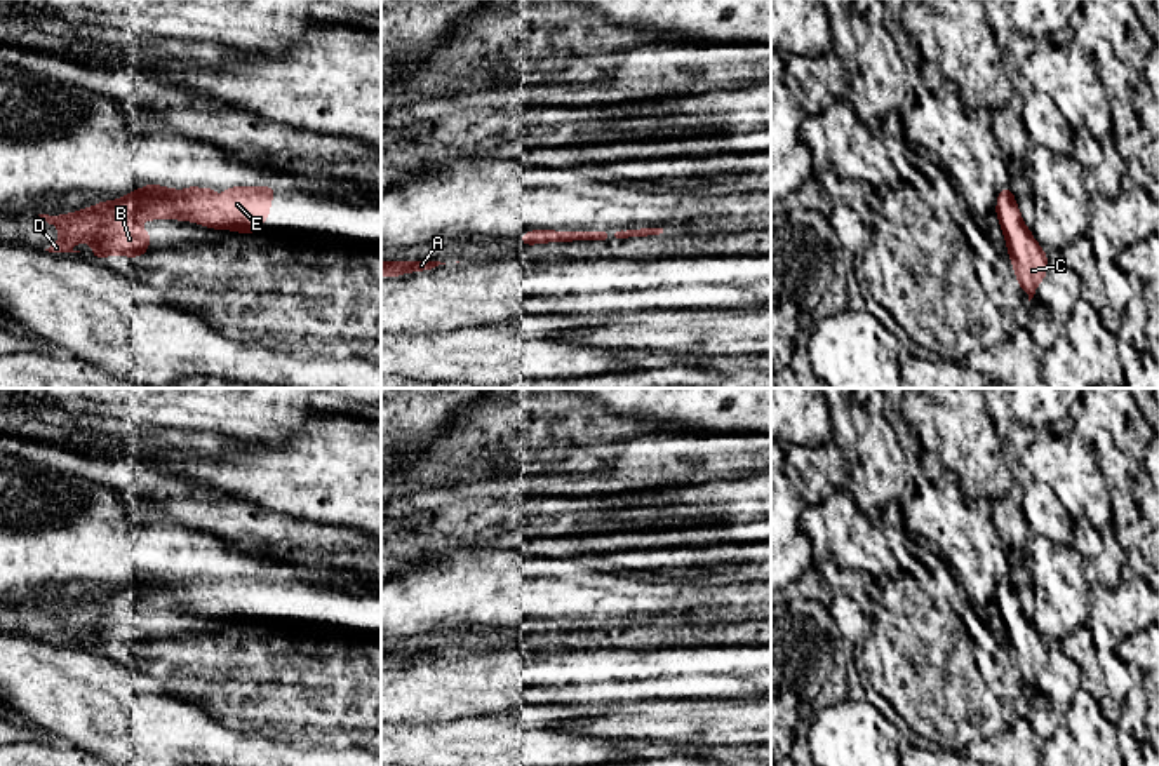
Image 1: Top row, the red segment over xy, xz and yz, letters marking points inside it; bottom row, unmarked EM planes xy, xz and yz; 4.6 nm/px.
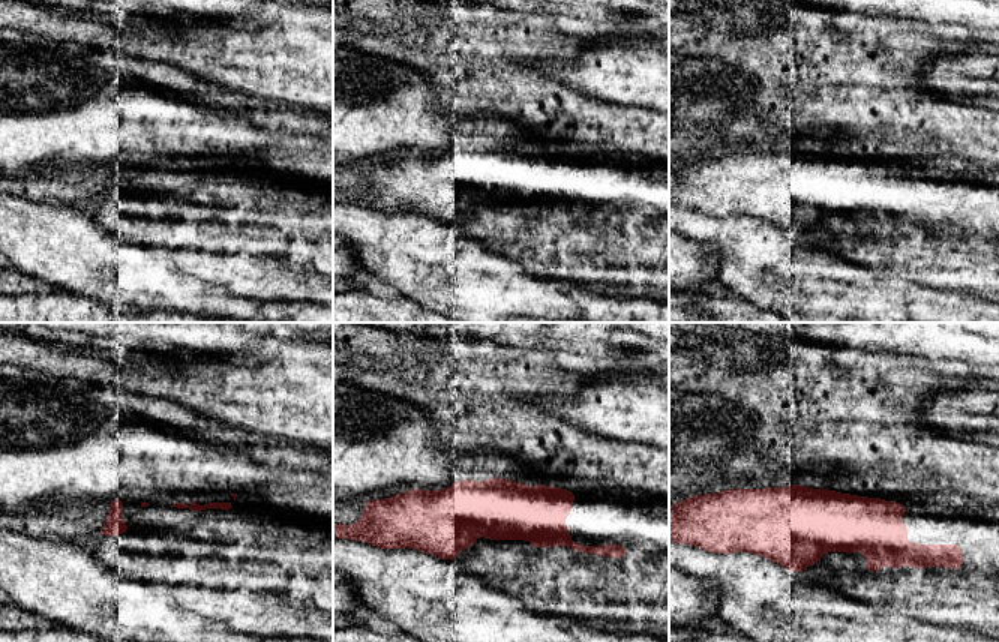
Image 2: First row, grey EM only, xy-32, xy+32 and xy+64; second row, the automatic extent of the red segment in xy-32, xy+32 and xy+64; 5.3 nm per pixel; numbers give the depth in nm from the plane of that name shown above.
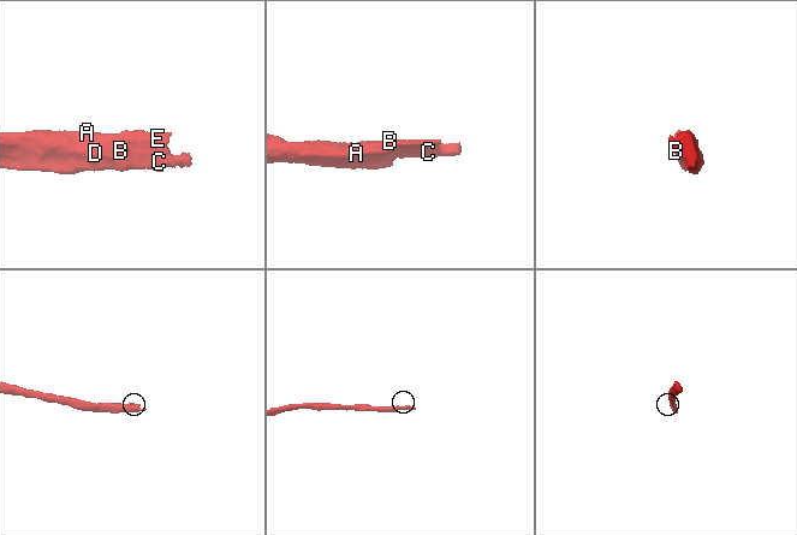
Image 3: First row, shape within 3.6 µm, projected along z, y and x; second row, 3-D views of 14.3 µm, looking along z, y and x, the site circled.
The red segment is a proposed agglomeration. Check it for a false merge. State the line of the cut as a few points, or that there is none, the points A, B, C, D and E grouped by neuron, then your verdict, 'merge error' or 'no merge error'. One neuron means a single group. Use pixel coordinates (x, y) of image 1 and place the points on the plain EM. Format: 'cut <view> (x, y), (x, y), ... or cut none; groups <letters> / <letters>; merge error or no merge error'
cut none; groups A B C D E; no merge error

